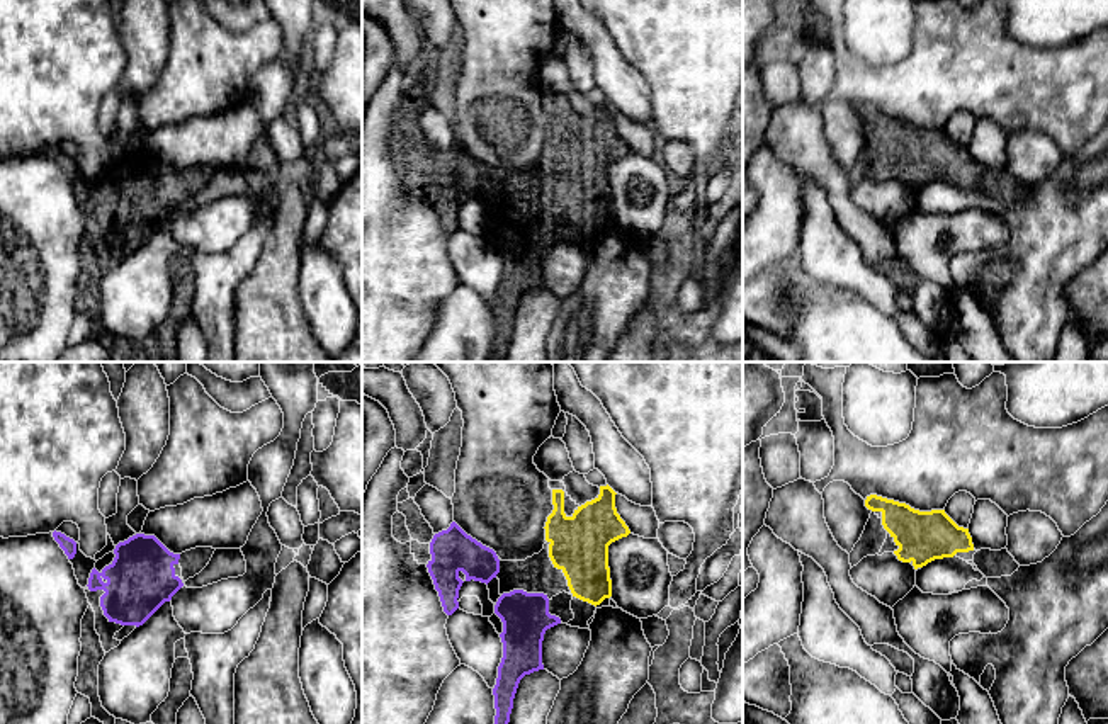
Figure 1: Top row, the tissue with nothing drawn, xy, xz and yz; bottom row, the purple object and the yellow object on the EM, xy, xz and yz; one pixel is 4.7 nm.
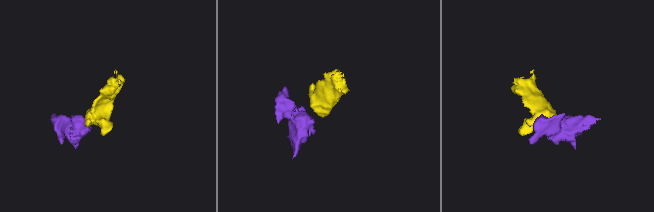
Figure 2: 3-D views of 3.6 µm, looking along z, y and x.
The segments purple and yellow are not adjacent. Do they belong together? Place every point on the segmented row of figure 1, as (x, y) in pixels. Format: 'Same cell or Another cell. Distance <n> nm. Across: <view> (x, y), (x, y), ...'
Same cell. Distance 110 nm. Across: xz (546, 595), (568, 585)

